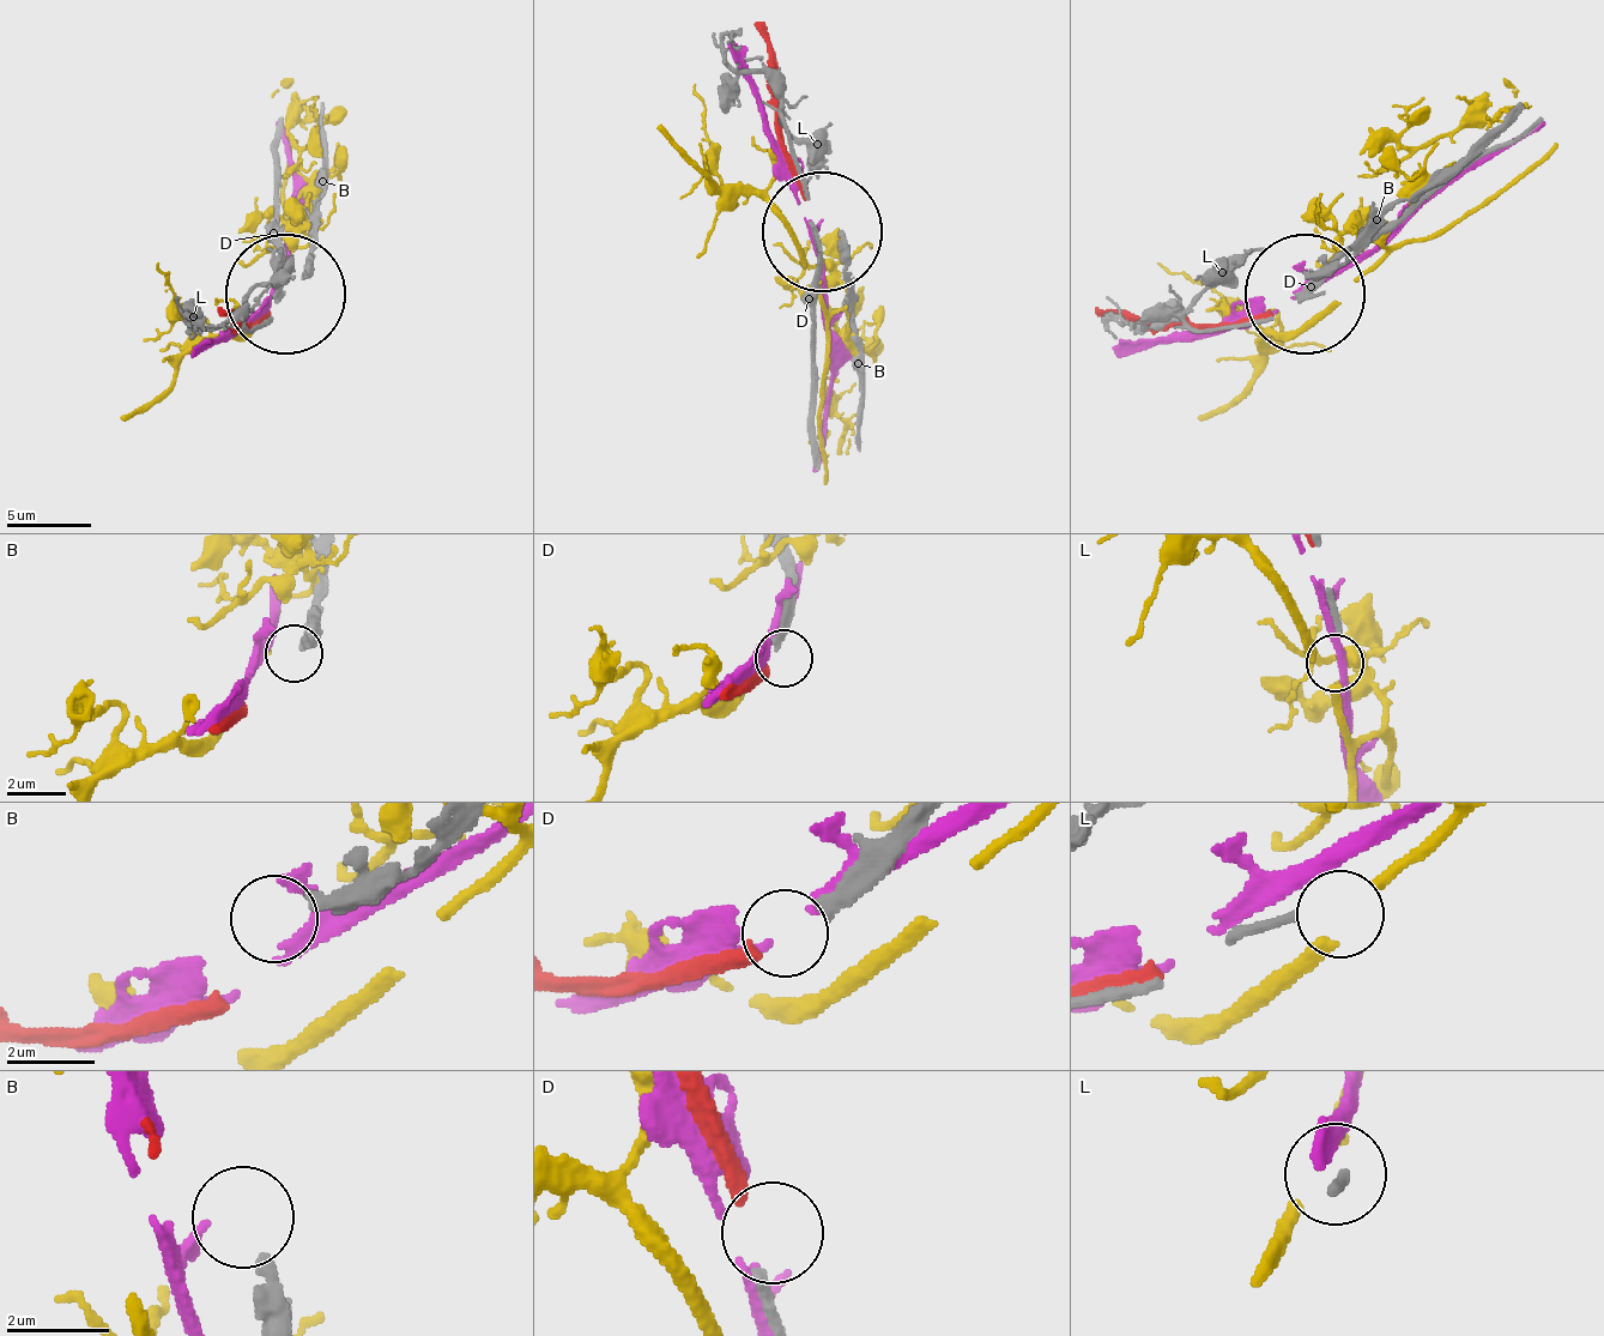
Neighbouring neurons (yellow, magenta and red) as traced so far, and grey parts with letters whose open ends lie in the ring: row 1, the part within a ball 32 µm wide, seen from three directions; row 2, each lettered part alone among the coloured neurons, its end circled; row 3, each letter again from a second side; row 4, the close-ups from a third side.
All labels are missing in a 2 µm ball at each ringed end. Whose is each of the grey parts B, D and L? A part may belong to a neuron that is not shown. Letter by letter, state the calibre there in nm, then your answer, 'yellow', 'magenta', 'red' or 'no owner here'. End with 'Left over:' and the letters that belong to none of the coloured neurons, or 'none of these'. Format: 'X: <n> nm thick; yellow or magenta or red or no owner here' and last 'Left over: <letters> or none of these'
B: 320 nm thick; no owner here
D: 300 nm thick; red
L: 200 nm thick; yellow
Left over: B

